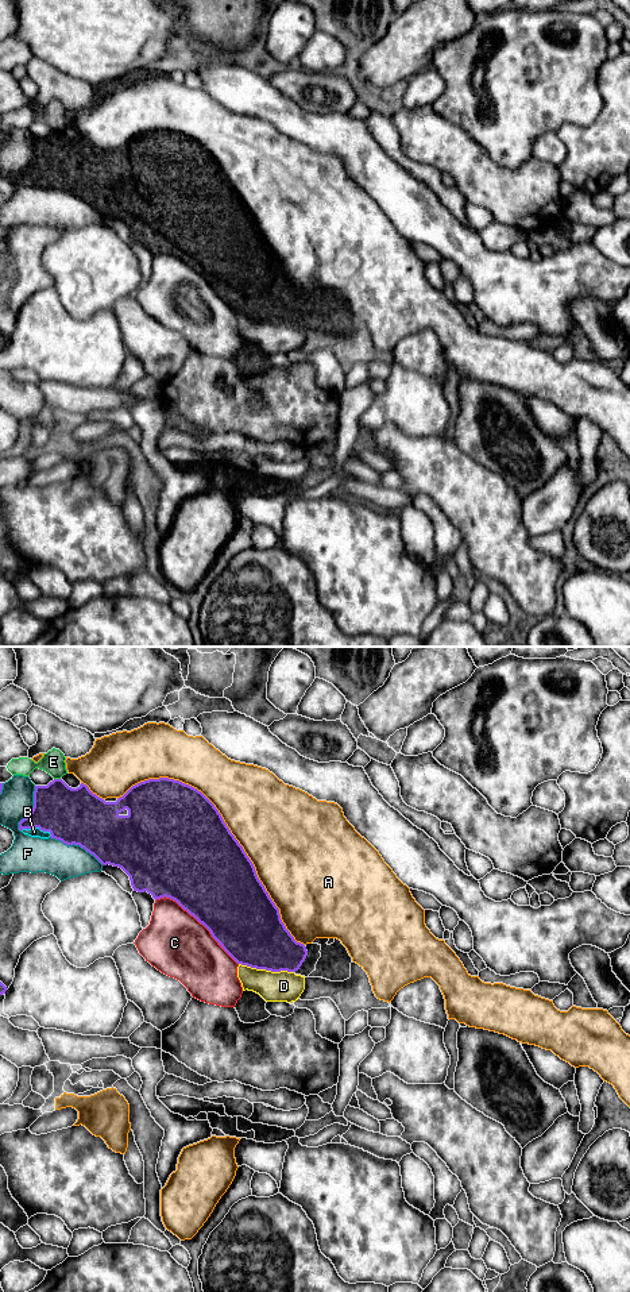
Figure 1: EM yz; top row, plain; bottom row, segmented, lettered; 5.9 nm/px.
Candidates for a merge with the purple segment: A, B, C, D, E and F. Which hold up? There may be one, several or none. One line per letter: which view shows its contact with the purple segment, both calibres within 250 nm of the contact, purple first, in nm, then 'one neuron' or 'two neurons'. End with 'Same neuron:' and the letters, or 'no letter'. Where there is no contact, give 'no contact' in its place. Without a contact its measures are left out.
A: yz | 500/460 nm | two neurons
B: yz | 340/60 nm | one neuron
C: yz | 480/380 nm | two neurons
D: yz | 380/180 nm | two neurons
E: yz | 340/140 nm | two neurons
F: yz | 340/200 nm | two neurons
Same neuron: B

